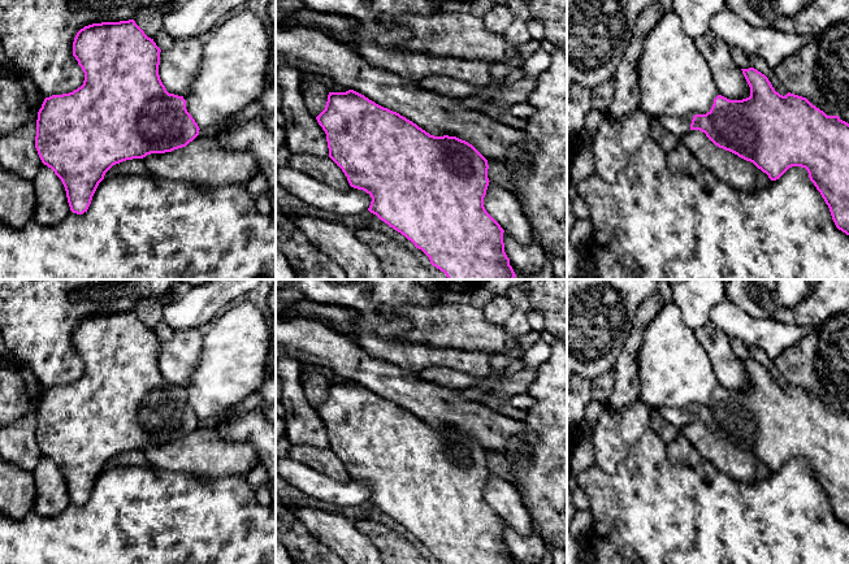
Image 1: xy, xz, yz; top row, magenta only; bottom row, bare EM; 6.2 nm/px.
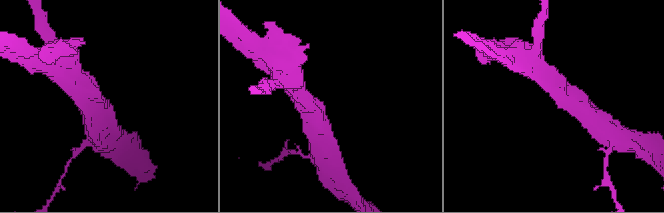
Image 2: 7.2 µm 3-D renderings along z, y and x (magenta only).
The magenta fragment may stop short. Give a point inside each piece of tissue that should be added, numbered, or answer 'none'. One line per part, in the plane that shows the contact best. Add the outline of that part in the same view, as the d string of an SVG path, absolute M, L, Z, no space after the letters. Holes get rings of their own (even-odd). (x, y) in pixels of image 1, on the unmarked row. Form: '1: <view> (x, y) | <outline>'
1: yz (679, 417) | M659 407L650 408L651 412L657 411L666 422L681 429L690 422L693 408L676 408L676 407Z

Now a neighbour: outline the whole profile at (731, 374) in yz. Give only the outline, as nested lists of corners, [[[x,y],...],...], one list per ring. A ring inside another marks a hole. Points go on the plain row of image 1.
[[[712,322],[694,329],[694,334],[709,355],[719,386],[729,391],[742,391],[750,387],[750,378],[741,359],[729,344],[729,335]]]

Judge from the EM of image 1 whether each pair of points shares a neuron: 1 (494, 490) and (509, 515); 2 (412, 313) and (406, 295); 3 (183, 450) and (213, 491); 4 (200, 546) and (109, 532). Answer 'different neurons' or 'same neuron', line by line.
1: same neuron
2: different neurons
3: different neurons
4: same neuron

